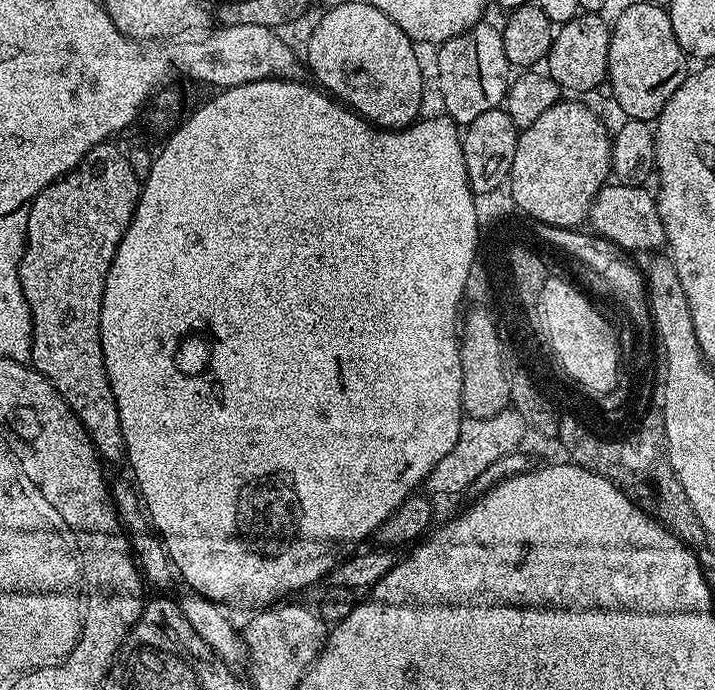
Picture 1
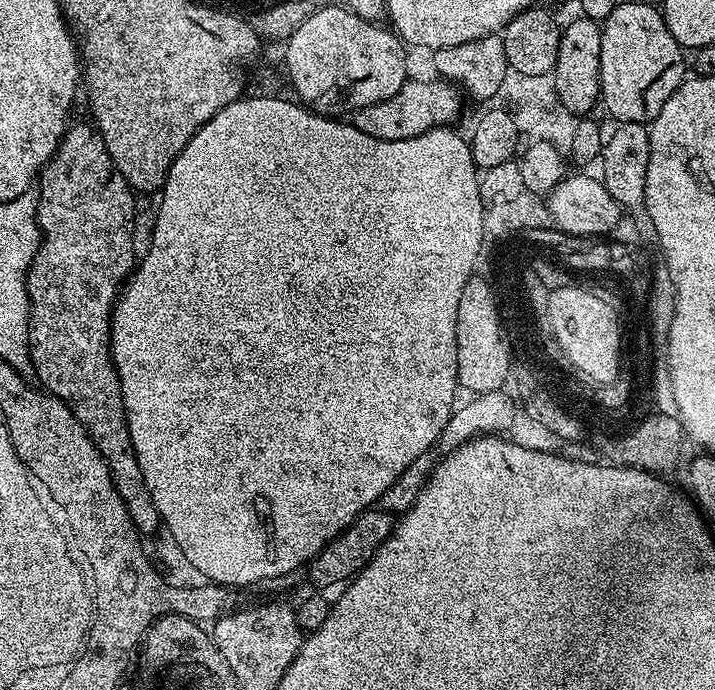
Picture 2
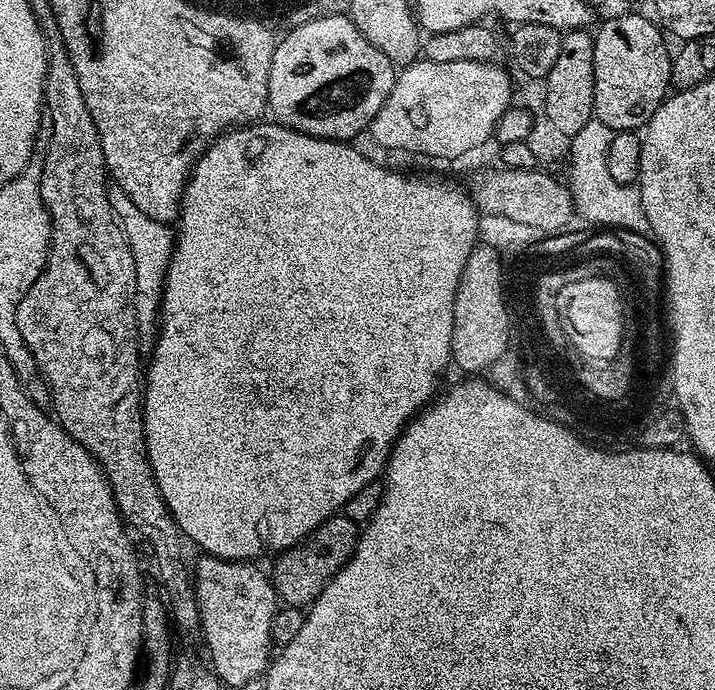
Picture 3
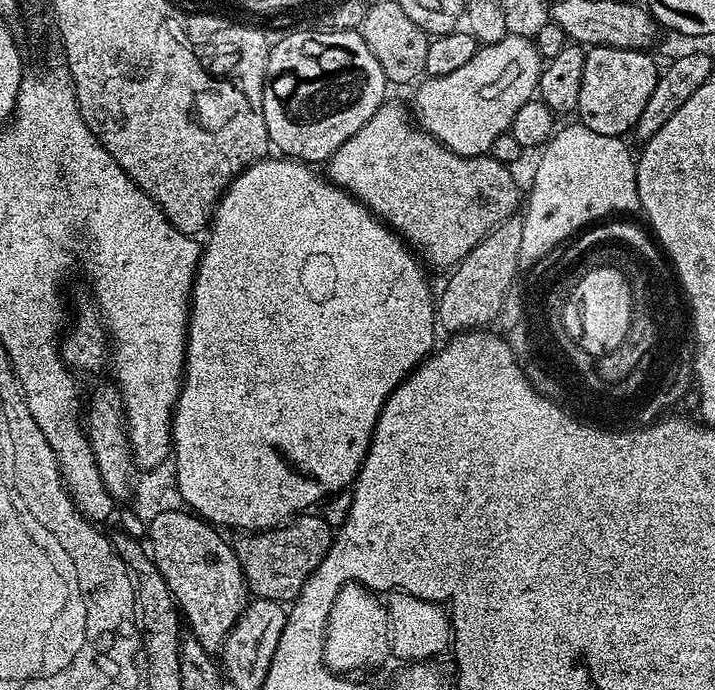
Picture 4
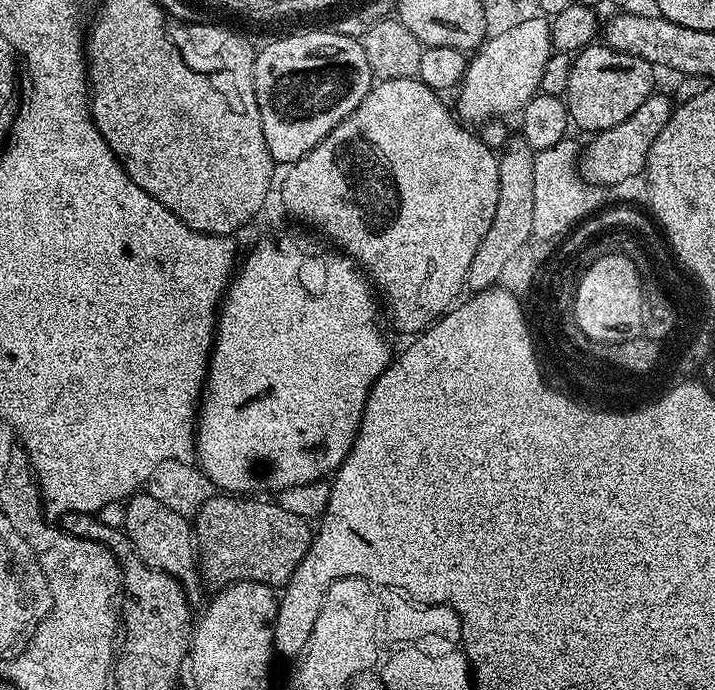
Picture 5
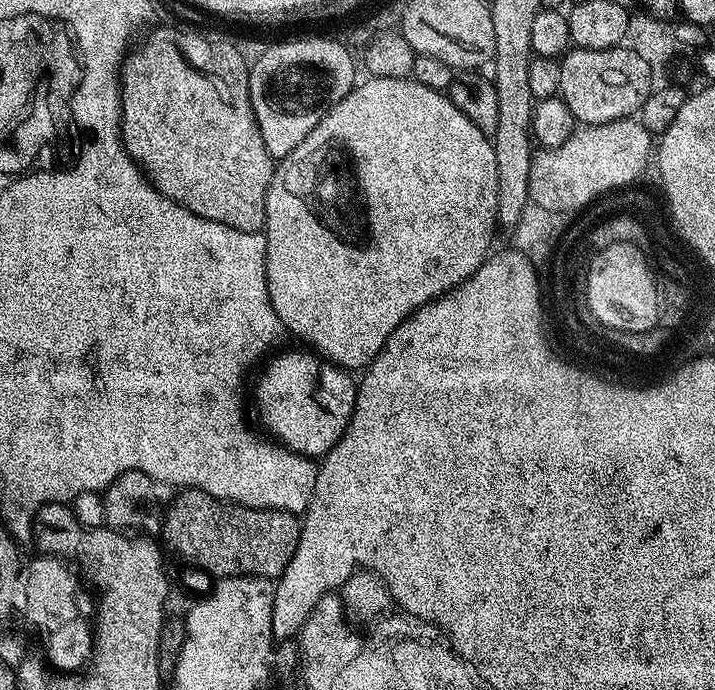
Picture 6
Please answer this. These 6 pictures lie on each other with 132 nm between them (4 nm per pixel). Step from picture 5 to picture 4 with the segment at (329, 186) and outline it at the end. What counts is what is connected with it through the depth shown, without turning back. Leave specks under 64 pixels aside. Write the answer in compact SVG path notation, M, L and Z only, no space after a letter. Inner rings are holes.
M386 102L326 162L326 175L333 184L345 188L349 194L379 216L393 232L404 237L417 253L424 252L423 259L436 268L451 269L461 258L470 254L490 230L504 220L513 219L522 204L522 191L511 177L509 165L500 164L491 154L483 156L459 156L437 142L429 132L419 128L409 109L400 104Z

